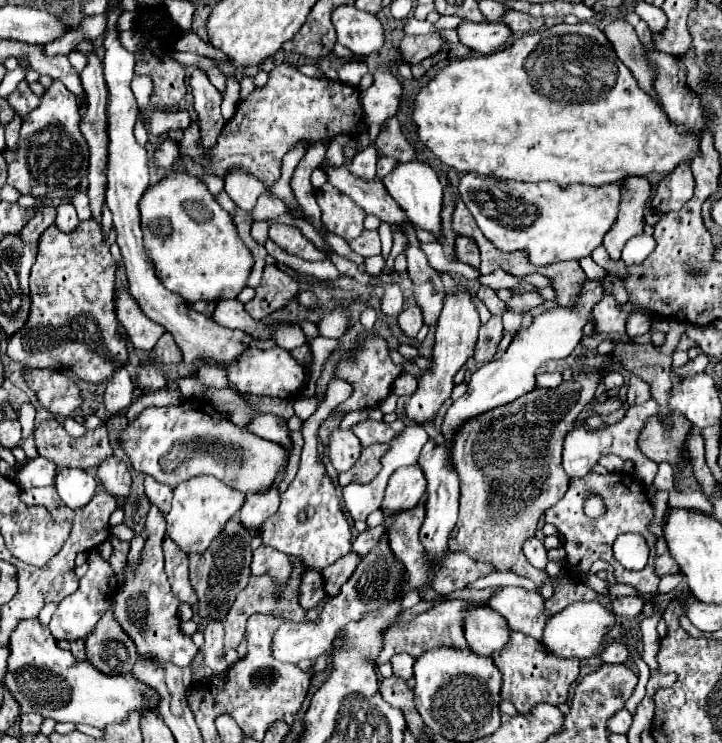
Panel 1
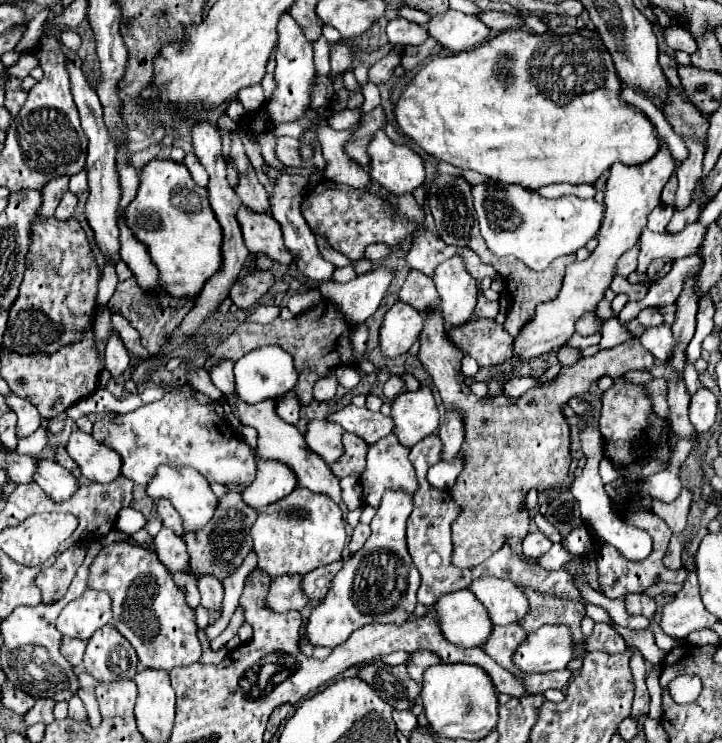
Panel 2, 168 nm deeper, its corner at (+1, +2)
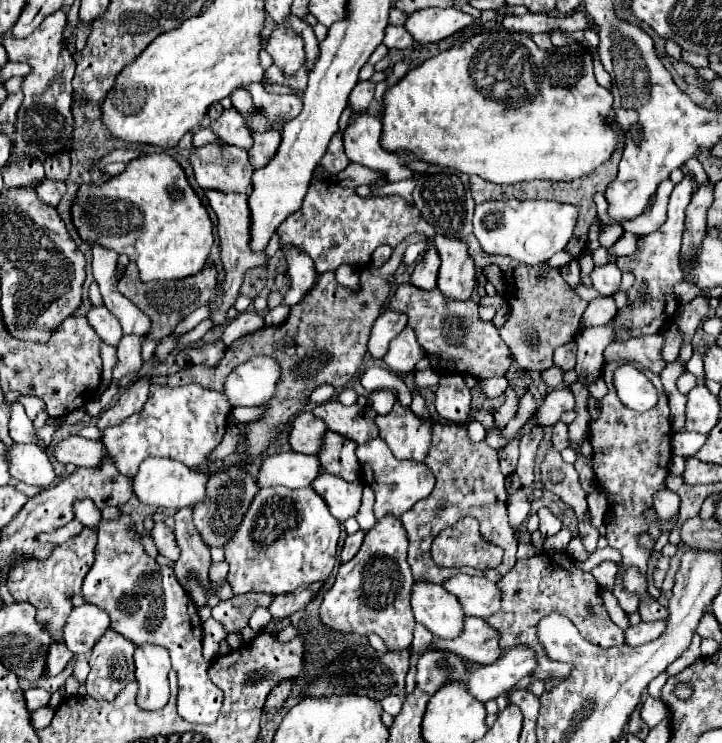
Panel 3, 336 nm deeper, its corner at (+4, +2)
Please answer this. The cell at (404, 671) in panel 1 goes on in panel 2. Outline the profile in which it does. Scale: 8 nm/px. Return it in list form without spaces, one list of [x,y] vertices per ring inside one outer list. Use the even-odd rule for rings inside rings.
[[[427,650],[415,652],[415,654],[411,654],[411,660],[407,662],[409,676],[411,676],[417,684],[421,684],[425,668],[429,668],[429,666],[433,666],[433,664],[439,664],[439,662],[441,662],[441,658],[439,658],[435,652],[427,652]]]

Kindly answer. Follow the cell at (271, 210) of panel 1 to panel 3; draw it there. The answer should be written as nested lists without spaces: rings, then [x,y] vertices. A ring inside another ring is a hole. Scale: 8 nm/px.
[[[206,144],[192,152],[190,162],[200,188],[250,196],[254,166],[246,150],[230,144]]]

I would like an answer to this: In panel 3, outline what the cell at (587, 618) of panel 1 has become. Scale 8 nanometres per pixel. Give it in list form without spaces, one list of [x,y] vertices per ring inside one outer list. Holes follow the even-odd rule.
[[[518,644],[512,650],[504,652],[494,664],[472,672],[468,688],[478,700],[488,702],[516,686],[522,678],[532,676],[536,666],[538,660],[534,650],[528,644]]]

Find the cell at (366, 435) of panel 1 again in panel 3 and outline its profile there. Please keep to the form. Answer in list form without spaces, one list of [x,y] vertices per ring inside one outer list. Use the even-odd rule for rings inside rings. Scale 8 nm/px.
[[[330,400],[326,404],[318,404],[312,412],[326,422],[328,430],[340,432],[356,444],[366,444],[378,436],[378,426],[374,422],[378,414],[370,406],[344,406],[338,400]]]

